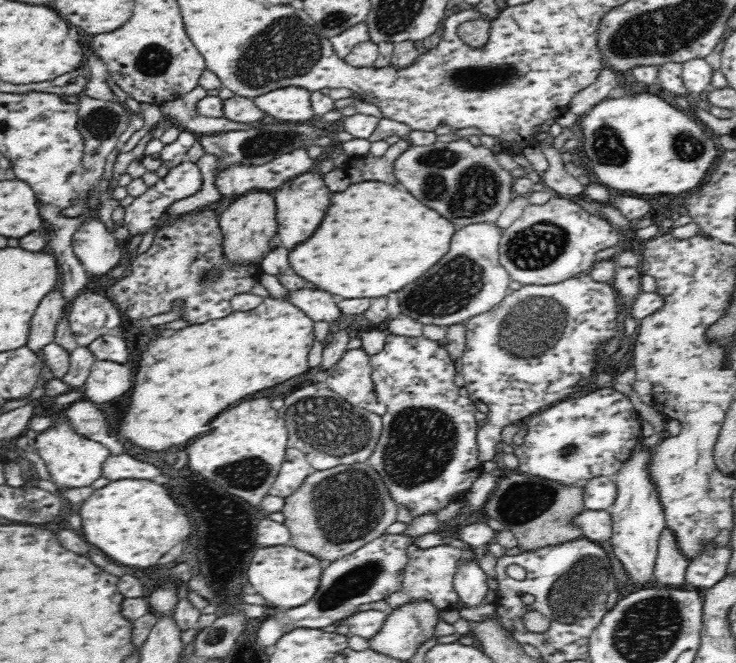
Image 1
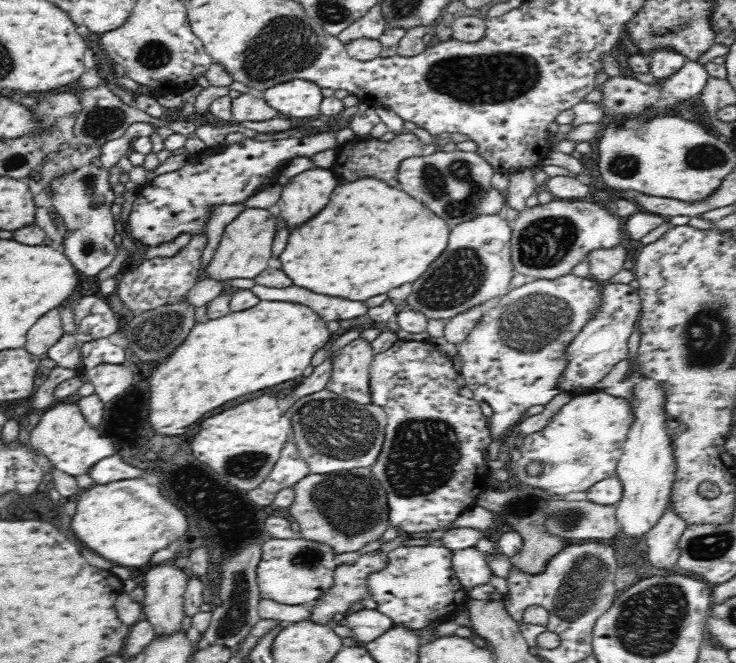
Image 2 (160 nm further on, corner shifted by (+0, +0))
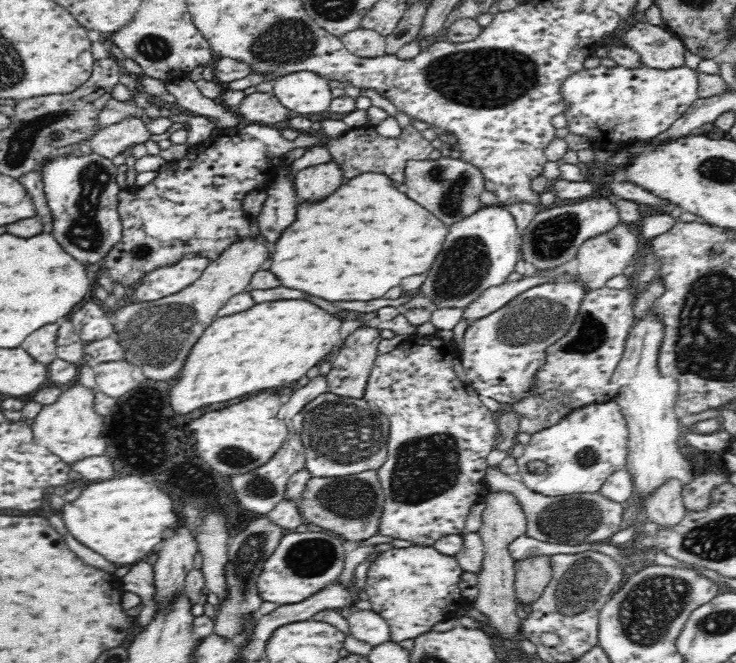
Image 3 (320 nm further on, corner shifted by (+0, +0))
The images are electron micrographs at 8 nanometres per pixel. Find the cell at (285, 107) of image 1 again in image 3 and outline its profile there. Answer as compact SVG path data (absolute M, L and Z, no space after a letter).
M308 70L278 77L271 84L275 97L293 115L326 112L334 100L328 79Z

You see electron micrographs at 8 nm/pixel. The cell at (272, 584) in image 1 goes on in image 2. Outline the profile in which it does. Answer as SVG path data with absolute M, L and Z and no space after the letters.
M300 535L294 538L264 538L263 555L257 568L257 583L262 599L285 605L316 601L334 582L335 550L326 542L308 540Z

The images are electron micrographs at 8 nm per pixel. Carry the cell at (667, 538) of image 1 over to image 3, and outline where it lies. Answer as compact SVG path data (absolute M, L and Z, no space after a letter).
M668 478L645 499L648 519L659 526L676 524L684 518L687 508L682 500L683 482L677 478Z

